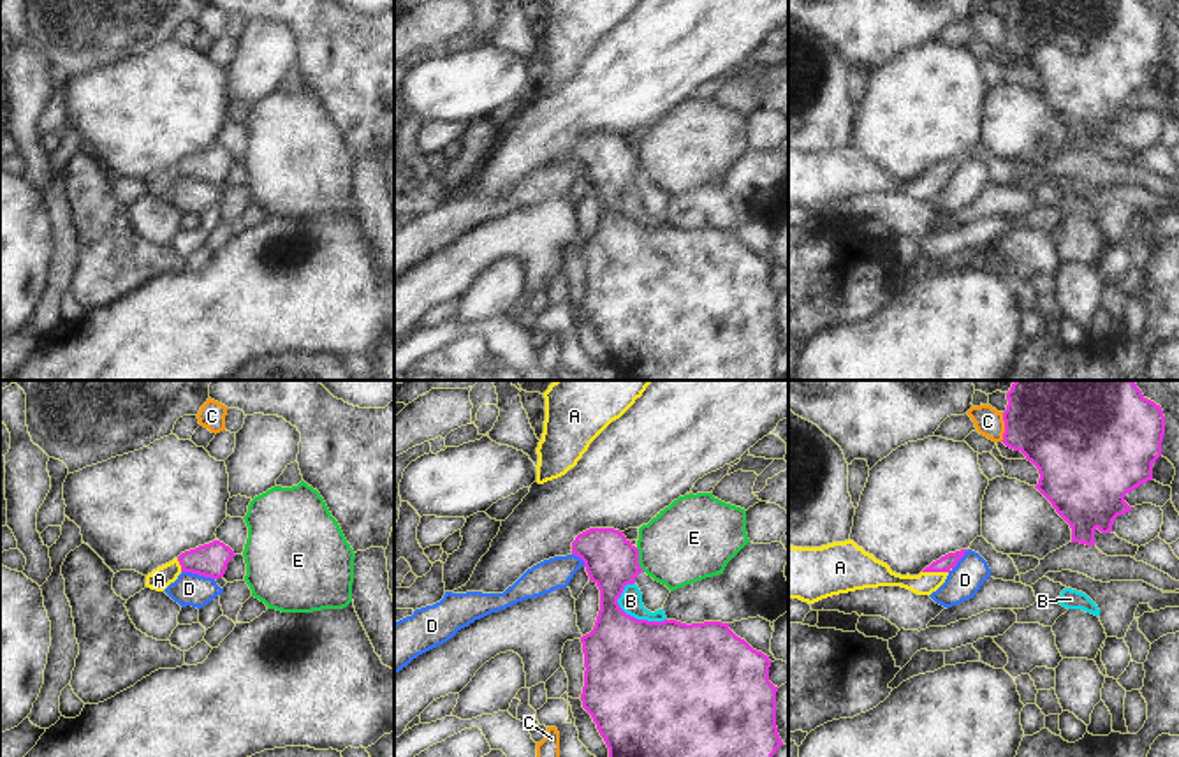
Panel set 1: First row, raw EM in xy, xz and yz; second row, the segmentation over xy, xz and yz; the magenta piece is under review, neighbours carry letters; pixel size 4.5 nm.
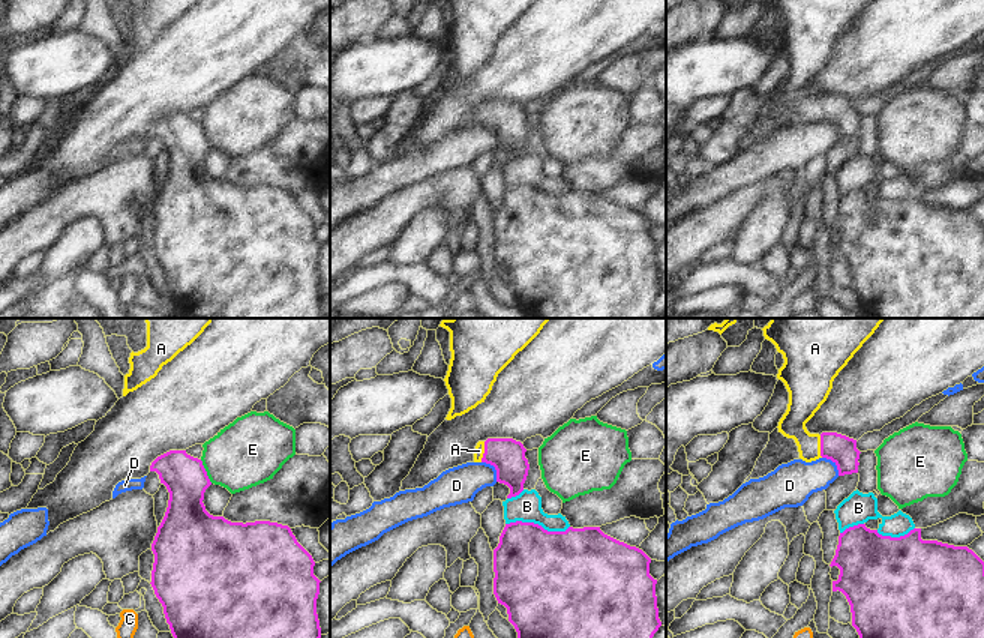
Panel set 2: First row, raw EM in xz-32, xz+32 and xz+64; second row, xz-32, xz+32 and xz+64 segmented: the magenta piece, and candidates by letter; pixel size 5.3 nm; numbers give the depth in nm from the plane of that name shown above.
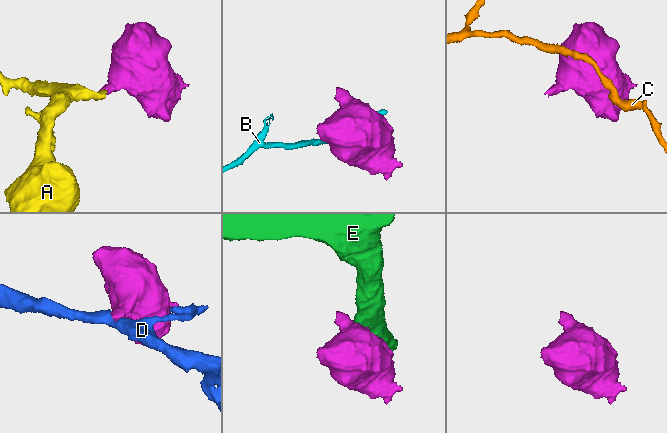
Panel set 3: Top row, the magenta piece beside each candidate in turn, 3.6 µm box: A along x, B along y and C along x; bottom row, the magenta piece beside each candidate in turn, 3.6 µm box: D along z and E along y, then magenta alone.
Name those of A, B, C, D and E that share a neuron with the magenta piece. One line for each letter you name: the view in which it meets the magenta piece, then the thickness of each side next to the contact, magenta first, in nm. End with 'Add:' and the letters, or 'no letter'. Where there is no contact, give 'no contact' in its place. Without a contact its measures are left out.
A: contact in yz; calibres 70 and 100 nm
Add: A

